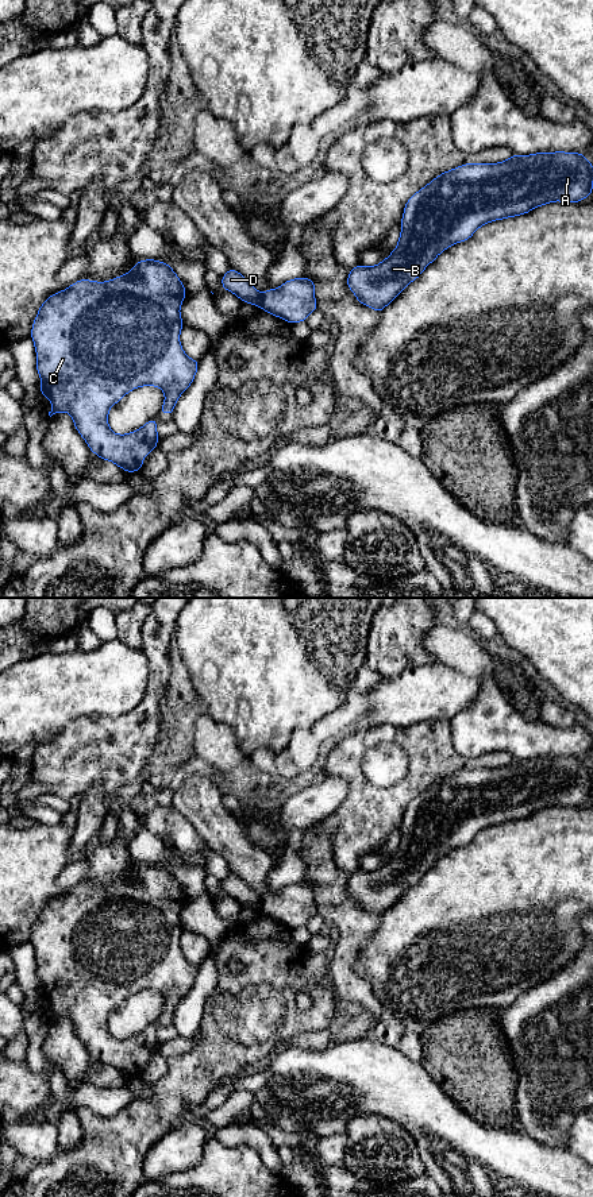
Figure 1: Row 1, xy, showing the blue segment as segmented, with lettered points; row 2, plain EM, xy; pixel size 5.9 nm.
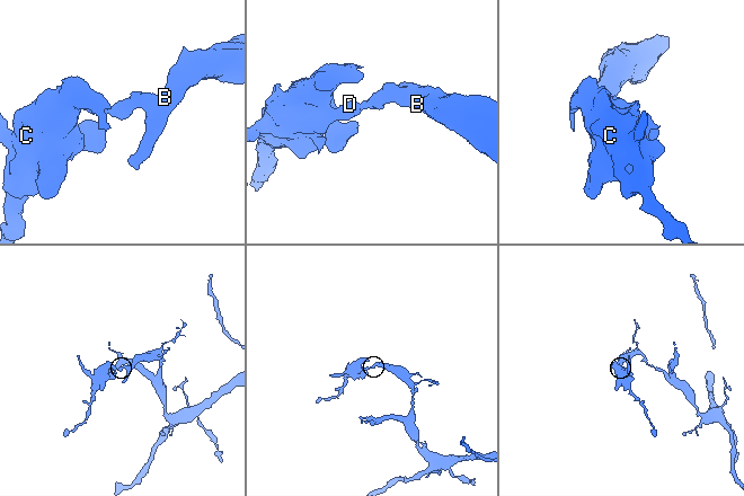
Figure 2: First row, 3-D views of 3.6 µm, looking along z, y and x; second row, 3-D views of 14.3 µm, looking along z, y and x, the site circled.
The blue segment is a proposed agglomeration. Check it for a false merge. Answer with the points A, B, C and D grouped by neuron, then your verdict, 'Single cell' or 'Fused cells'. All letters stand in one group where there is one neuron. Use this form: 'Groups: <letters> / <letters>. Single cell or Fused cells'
Groups: A B / C D. Fused cells

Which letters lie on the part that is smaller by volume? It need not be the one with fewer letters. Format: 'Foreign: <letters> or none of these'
Foreign: C, D

